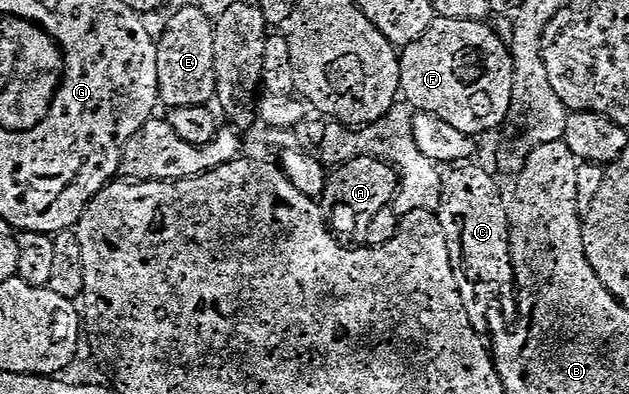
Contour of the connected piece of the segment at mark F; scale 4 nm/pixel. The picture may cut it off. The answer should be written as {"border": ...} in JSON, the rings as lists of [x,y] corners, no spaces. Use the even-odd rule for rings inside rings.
{"border":[[[456,21],[446,22],[441,26],[443,27],[442,32],[431,31],[401,57],[404,96],[415,104],[415,109],[456,126],[464,134],[475,138],[481,137],[481,132],[490,132],[493,128],[500,127],[505,122],[510,107],[513,104],[515,107],[516,73],[511,49],[507,41],[505,44],[486,22]],[[472,52],[474,52],[474,72],[470,68],[464,72],[462,66]]]}

